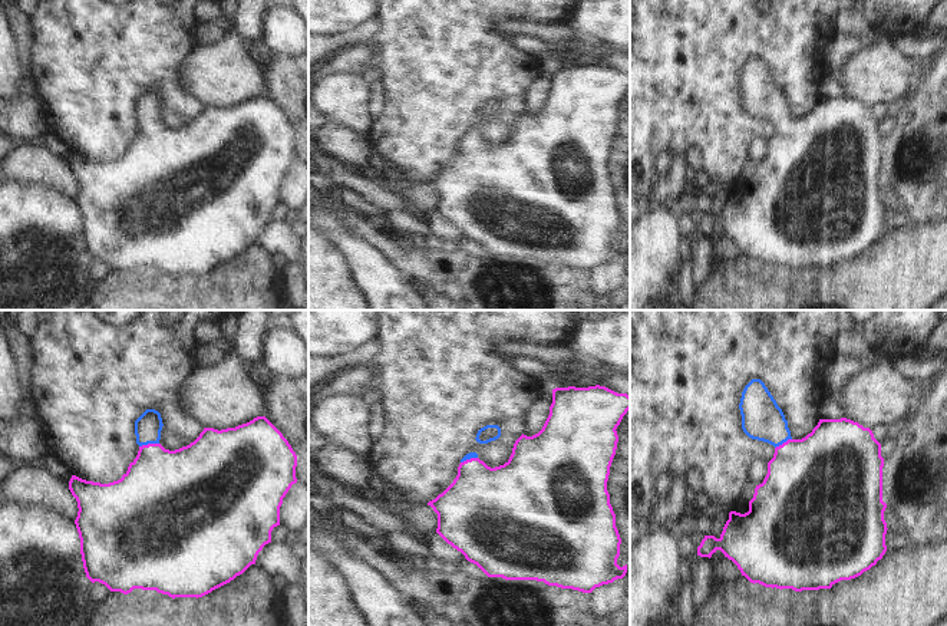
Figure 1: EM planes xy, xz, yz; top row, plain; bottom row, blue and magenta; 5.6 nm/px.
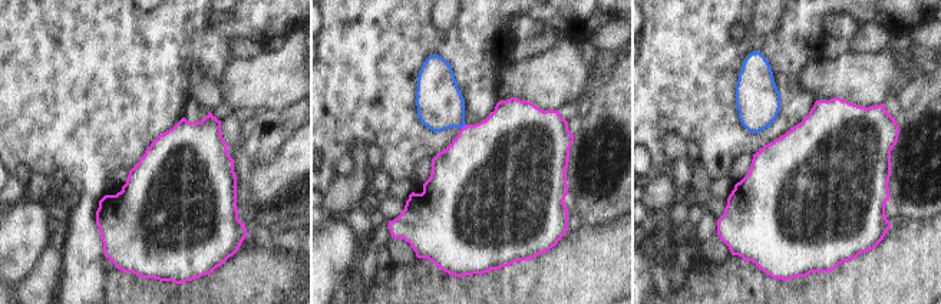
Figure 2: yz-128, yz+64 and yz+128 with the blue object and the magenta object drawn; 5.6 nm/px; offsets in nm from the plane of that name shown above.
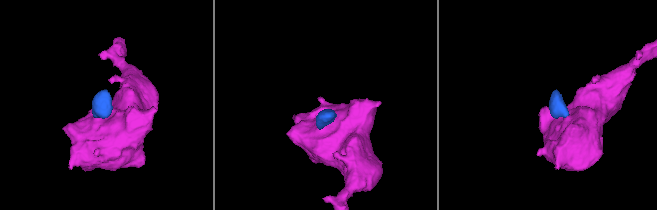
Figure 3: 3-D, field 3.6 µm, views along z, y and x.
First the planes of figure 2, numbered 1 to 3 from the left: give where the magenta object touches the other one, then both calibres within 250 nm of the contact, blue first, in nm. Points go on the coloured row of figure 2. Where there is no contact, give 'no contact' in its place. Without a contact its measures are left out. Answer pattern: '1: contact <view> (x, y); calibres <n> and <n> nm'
1: no contact
2: contact yz+64 (464, 125); calibres 260 and 460 nm
3: no contact

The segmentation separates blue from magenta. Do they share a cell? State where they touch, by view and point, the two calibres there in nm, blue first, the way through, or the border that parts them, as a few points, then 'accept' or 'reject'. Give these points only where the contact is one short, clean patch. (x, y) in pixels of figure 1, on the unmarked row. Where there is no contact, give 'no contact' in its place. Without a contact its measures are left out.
meets blue in xy at (148, 121); 150 nm thick on the blue side, 400 nm on the other; runs through xy (148, 105), (148, 121), (159, 164); accept

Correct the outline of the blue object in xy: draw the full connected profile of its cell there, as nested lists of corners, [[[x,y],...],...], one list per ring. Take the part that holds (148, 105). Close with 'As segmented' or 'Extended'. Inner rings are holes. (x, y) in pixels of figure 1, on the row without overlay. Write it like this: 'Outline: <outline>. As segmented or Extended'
Outline: [[[146,88],[135,99],[139,129],[121,158],[100,162],[72,154],[69,168],[77,179],[75,198],[86,256],[105,263],[110,270],[133,267],[156,268],[169,276],[202,276],[230,261],[255,243],[258,231],[271,221],[271,210],[280,204],[280,185],[297,161],[297,134],[283,112],[265,96],[235,106],[204,106],[199,115],[175,129],[161,122],[161,92]]]. Extended

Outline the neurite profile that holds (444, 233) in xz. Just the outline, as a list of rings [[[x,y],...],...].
[[[436,210],[426,212],[426,215],[426,224],[433,235],[432,243],[446,247],[456,247],[462,240],[466,238],[461,230],[448,223]]]

